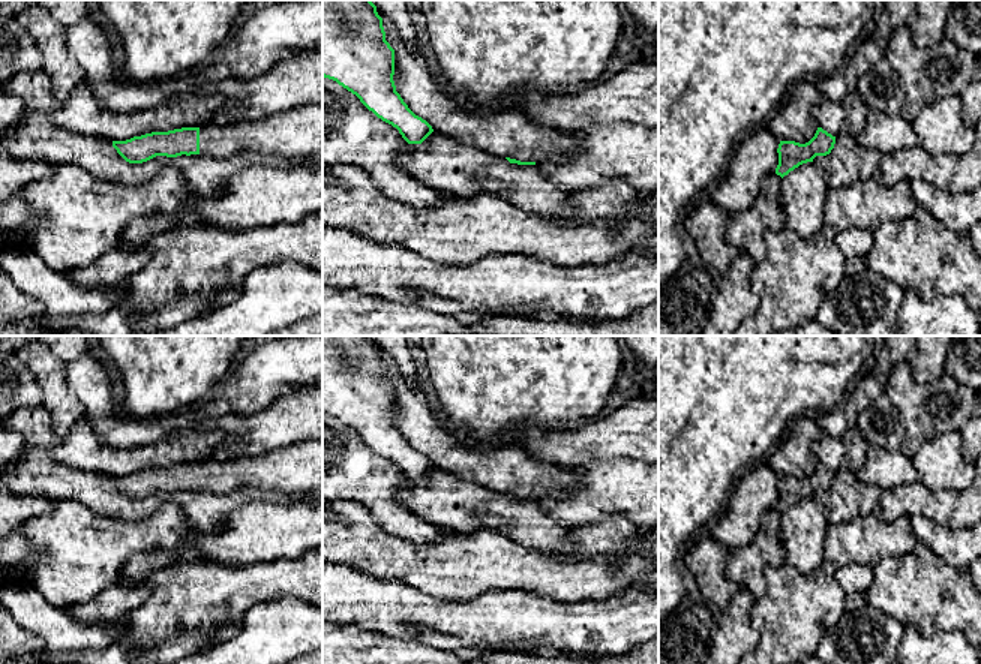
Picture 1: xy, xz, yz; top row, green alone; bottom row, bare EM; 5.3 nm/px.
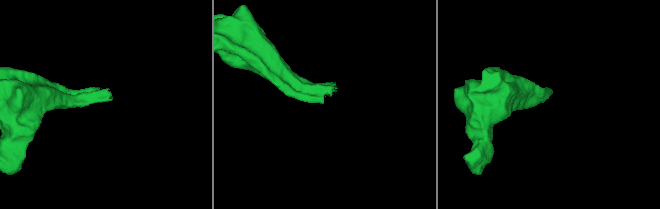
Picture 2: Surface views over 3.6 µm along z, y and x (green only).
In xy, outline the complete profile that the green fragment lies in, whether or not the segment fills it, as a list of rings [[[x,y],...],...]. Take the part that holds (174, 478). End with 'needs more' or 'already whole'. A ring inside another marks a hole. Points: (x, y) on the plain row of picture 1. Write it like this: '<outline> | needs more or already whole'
[[[322,439],[296,442],[258,456],[230,456],[202,463],[152,468],[112,477],[112,483],[129,499],[182,490],[225,495],[244,486],[304,496],[322,490]]] | needs more

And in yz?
[[[818,463],[814,472],[806,480],[795,477],[780,477],[777,484],[778,501],[776,504],[776,510],[783,514],[800,501],[813,498],[816,492],[830,490],[834,484],[834,480],[836,472],[832,472],[822,463]]] | already whole

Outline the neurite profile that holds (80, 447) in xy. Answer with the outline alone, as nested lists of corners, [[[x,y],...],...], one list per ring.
[[[84,418],[60,438],[51,448],[51,456],[86,472],[126,477],[152,468],[207,462],[214,459],[228,441],[228,435],[220,429],[189,429],[177,438],[162,439],[153,445],[114,448],[100,441],[90,421]]]

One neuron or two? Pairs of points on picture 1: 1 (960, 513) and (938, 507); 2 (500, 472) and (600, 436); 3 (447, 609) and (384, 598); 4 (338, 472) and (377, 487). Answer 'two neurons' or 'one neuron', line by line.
1: two neurons
2: two neurons
3: one neuron
4: one neuron

